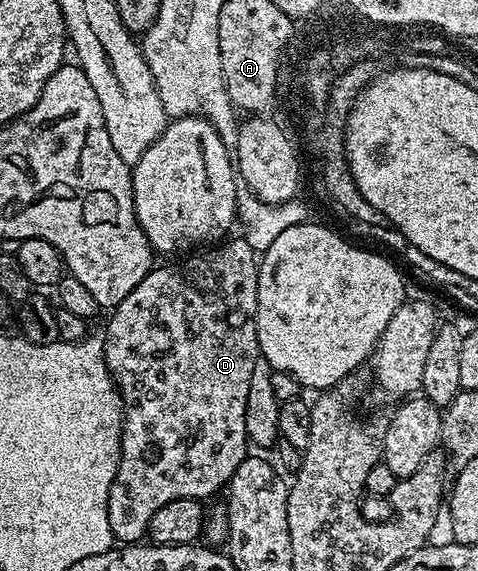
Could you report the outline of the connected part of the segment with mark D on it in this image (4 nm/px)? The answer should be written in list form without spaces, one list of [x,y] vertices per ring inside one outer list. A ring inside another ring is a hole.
[[[237,236],[237,237],[238,237],[238,238],[234,238],[234,237],[231,237],[231,238],[230,238],[230,239],[229,239],[229,240],[226,240],[226,241],[223,241],[223,242],[222,242],[222,243],[221,243],[221,244],[218,244],[218,245],[215,245],[215,246],[214,246],[214,247],[213,247],[213,248],[206,248],[206,249],[203,249],[203,250],[202,250],[202,251],[201,251],[201,252],[198,252],[198,253],[202,253],[202,252],[203,252],[203,254],[198,254],[198,253],[195,253],[195,254],[194,254],[194,255],[193,255],[193,256],[190,256],[190,257],[194,257],[194,256],[195,256],[195,258],[190,258],[190,259],[188,259],[188,260],[187,260],[187,262],[182,262],[182,263],[180,263],[180,264],[179,264],[179,266],[158,266],[158,267],[156,267],[156,268],[155,268],[155,270],[154,270],[154,267],[153,267],[153,268],[150,268],[150,269],[147,269],[147,272],[146,272],[146,275],[145,275],[145,276],[143,276],[143,277],[142,277],[142,279],[141,279],[141,280],[140,280],[140,284],[136,284],[136,285],[135,285],[135,286],[133,286],[133,287],[132,287],[132,288],[131,288],[131,290],[130,290],[130,291],[129,291],[129,292],[128,292],[128,296],[124,296],[124,300],[120,300],[120,304],[119,304],[119,305],[118,305],[118,306],[115,306],[115,307],[113,307],[113,310],[112,310],[112,313],[111,313],[111,314],[114,314],[114,315],[112,315],[112,316],[111,316],[111,318],[110,318],[110,323],[108,323],[108,324],[107,324],[107,326],[106,326],[106,334],[105,334],[105,333],[104,333],[104,341],[103,341],[103,344],[102,344],[102,351],[103,351],[103,352],[104,352],[104,356],[105,356],[105,357],[106,357],[106,366],[107,366],[107,368],[108,368],[108,369],[110,369],[110,375],[112,375],[112,377],[114,377],[114,384],[115,384],[115,386],[117,386],[117,388],[118,388],[118,395],[120,395],[120,396],[121,396],[121,397],[122,397],[122,447],[121,447],[121,448],[120,448],[120,460],[119,460],[119,461],[118,461],[118,467],[117,467],[117,468],[116,468],[116,476],[115,476],[115,477],[114,477],[114,479],[113,479],[113,480],[112,480],[112,488],[111,488],[111,489],[110,489],[110,491],[109,491],[109,492],[108,492],[108,524],[109,524],[109,525],[110,525],[110,527],[111,527],[111,528],[112,528],[112,532],[113,532],[113,533],[114,533],[114,536],[115,536],[115,539],[117,539],[117,541],[118,541],[118,542],[119,542],[119,543],[122,543],[122,544],[134,544],[134,543],[137,543],[137,542],[138,542],[138,541],[139,541],[139,540],[142,540],[142,539],[145,539],[145,538],[146,538],[146,537],[147,537],[147,534],[148,534],[148,531],[149,531],[149,528],[150,528],[150,521],[151,521],[151,520],[152,520],[152,516],[156,516],[156,511],[157,511],[157,510],[159,510],[159,509],[160,509],[160,508],[164,508],[164,504],[168,504],[168,503],[169,503],[169,502],[171,502],[171,501],[172,501],[172,500],[180,500],[180,499],[181,499],[181,498],[197,498],[197,499],[199,499],[199,500],[206,500],[206,497],[208,497],[208,496],[209,496],[209,494],[214,494],[214,493],[216,493],[216,492],[217,492],[217,490],[218,490],[218,489],[220,489],[220,488],[221,488],[221,486],[222,486],[222,489],[223,489],[223,487],[225,487],[225,486],[226,486],[226,485],[227,485],[227,483],[229,483],[229,481],[230,481],[230,478],[231,478],[231,476],[233,476],[233,474],[234,474],[234,473],[235,473],[235,472],[236,472],[236,468],[240,468],[240,464],[241,464],[241,463],[242,463],[242,462],[243,462],[243,461],[244,461],[244,459],[245,459],[245,458],[246,458],[246,457],[248,457],[248,450],[246,450],[246,446],[247,446],[247,447],[248,447],[248,439],[247,439],[247,436],[246,436],[246,430],[245,430],[245,405],[246,405],[246,403],[247,403],[247,401],[248,401],[248,388],[249,388],[249,384],[250,384],[250,383],[251,383],[251,379],[252,379],[252,368],[254,368],[254,367],[255,367],[255,363],[256,363],[256,360],[257,360],[257,359],[258,359],[258,357],[259,357],[259,356],[260,356],[260,351],[259,351],[259,348],[258,348],[258,324],[257,324],[257,321],[256,321],[256,315],[257,315],[257,312],[258,312],[258,264],[259,264],[259,259],[258,259],[258,258],[257,258],[257,257],[256,257],[256,251],[254,251],[254,250],[253,250],[253,248],[252,248],[252,247],[250,247],[250,246],[249,246],[249,245],[248,245],[248,243],[246,243],[246,240],[245,240],[245,237],[242,237],[242,236]]]

